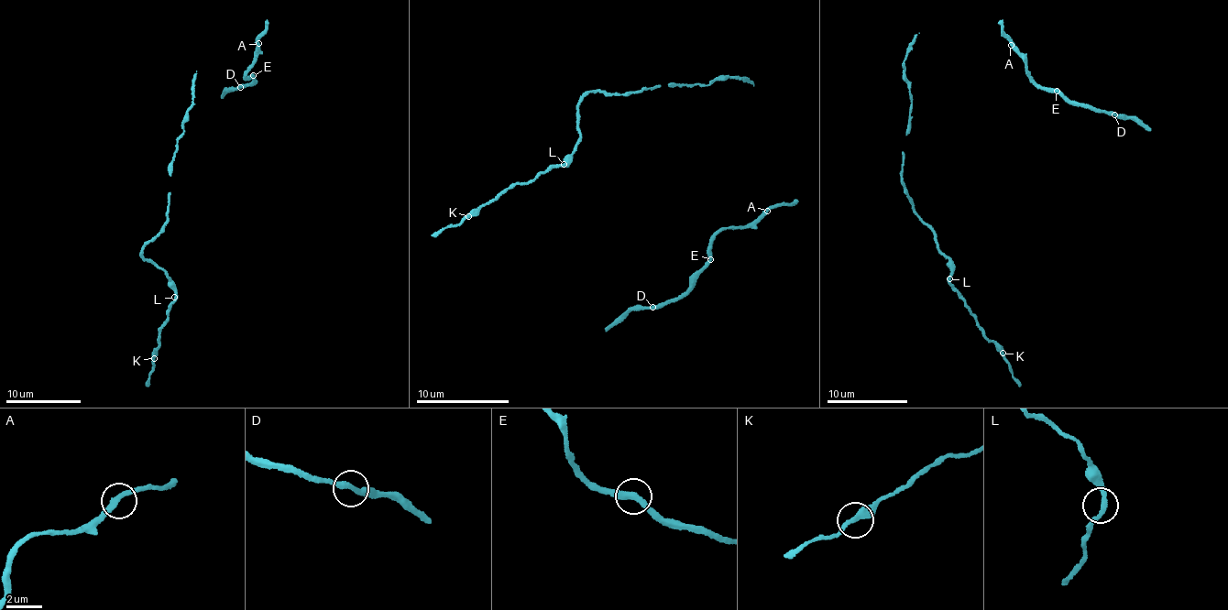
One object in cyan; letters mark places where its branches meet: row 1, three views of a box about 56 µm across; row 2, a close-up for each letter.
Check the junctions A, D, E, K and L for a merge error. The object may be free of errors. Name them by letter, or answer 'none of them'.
D

